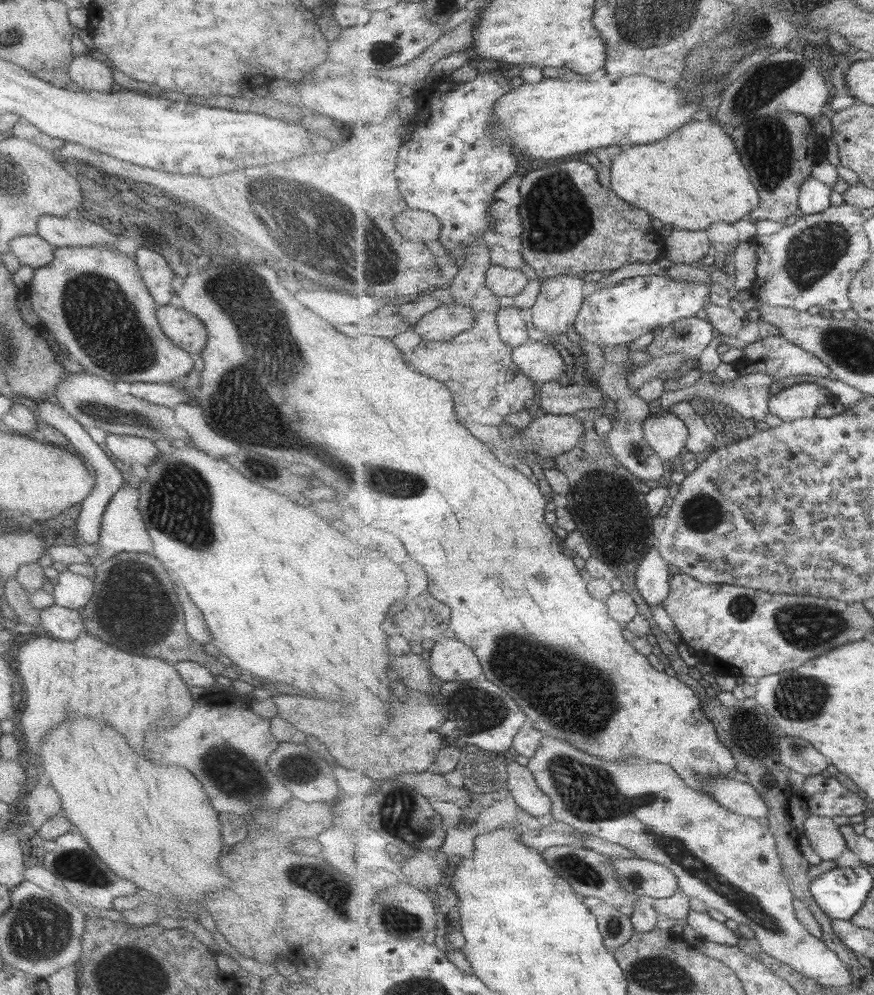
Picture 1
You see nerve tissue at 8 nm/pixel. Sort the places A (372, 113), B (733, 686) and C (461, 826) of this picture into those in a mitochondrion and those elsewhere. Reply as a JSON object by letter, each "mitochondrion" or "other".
{"A":"other","B":"other","C":"other"}

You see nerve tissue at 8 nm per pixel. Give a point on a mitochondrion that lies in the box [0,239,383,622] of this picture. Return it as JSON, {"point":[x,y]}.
{"point":[107,327]}

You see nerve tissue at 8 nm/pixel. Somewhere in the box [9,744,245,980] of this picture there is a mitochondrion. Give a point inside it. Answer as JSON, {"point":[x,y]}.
{"point":[43,928]}

